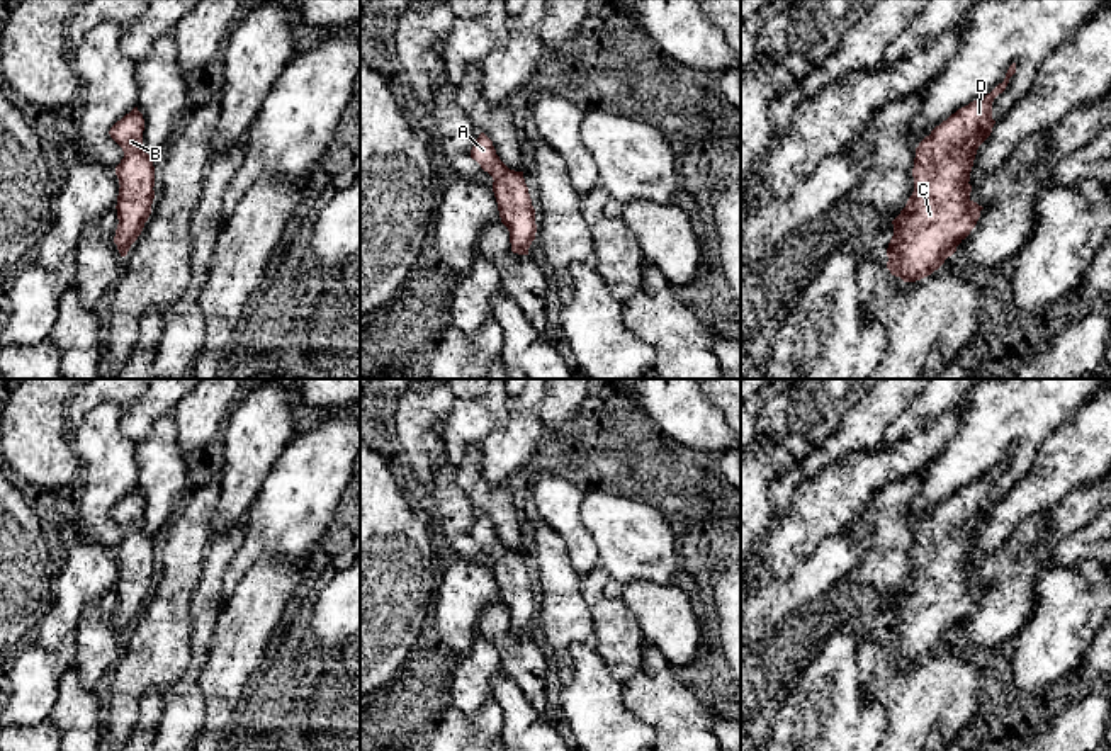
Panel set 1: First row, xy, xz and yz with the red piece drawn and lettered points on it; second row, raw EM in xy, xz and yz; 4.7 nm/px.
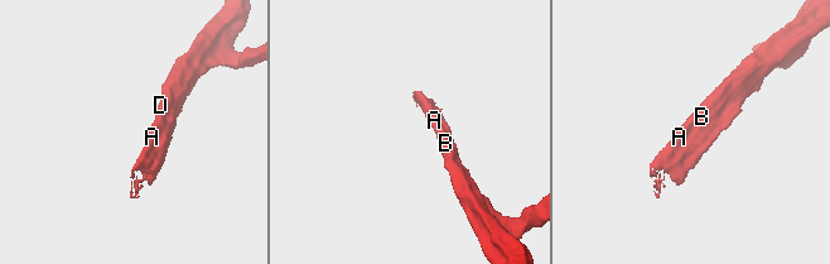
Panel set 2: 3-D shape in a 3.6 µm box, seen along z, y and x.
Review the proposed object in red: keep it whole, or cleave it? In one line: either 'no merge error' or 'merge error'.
no merge error

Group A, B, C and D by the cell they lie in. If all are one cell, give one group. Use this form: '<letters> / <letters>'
A B C D

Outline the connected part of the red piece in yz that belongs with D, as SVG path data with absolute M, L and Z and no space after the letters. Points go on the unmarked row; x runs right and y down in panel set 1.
M1016 443L1009 447L1004 462L990 474L958 489L916 528L912 549L914 573L900 595L892 601L894 617L887 629L887 649L904 663L921 661L938 651L975 608L984 588L970 579L970 552L978 527L990 517L995 505L992 500L992 483L1006 471L1014 454Z

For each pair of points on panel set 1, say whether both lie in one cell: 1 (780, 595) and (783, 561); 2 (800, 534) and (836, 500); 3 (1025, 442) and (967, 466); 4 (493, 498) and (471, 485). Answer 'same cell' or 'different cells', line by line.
1: different cells
2: same cell
3: same cell
4: same cell

